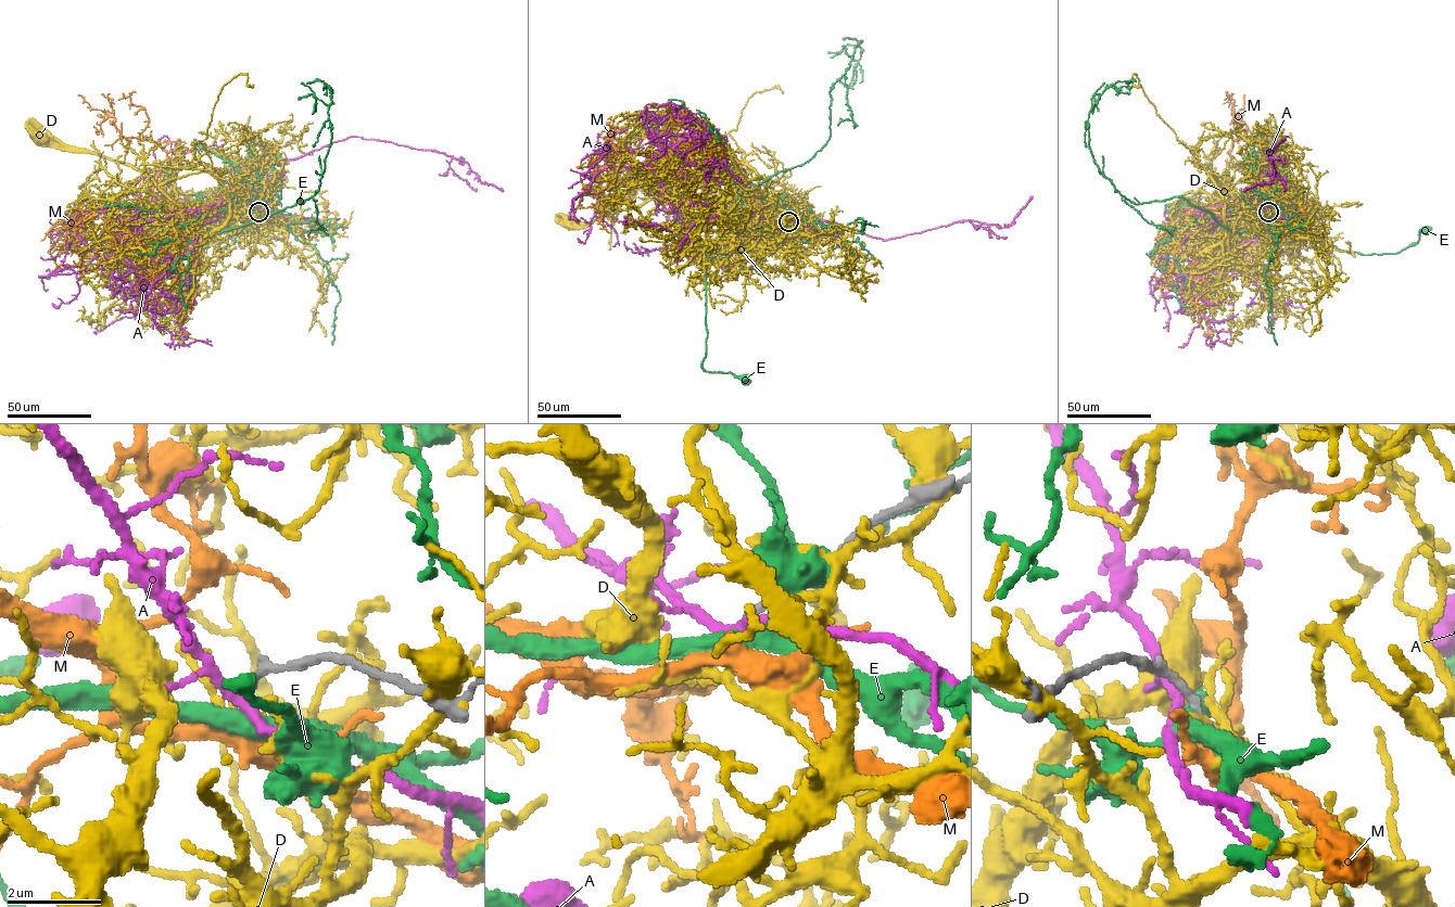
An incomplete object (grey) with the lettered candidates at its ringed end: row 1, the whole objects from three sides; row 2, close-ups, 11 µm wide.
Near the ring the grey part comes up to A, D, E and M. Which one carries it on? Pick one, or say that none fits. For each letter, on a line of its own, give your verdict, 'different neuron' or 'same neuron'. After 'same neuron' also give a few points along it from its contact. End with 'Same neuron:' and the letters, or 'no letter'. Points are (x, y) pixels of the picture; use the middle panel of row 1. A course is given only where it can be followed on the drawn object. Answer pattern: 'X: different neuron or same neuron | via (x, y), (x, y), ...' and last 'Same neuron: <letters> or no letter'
A: different neuron
D: different neuron
E: different neuron
M: different neuron
Same neuron: no letter

